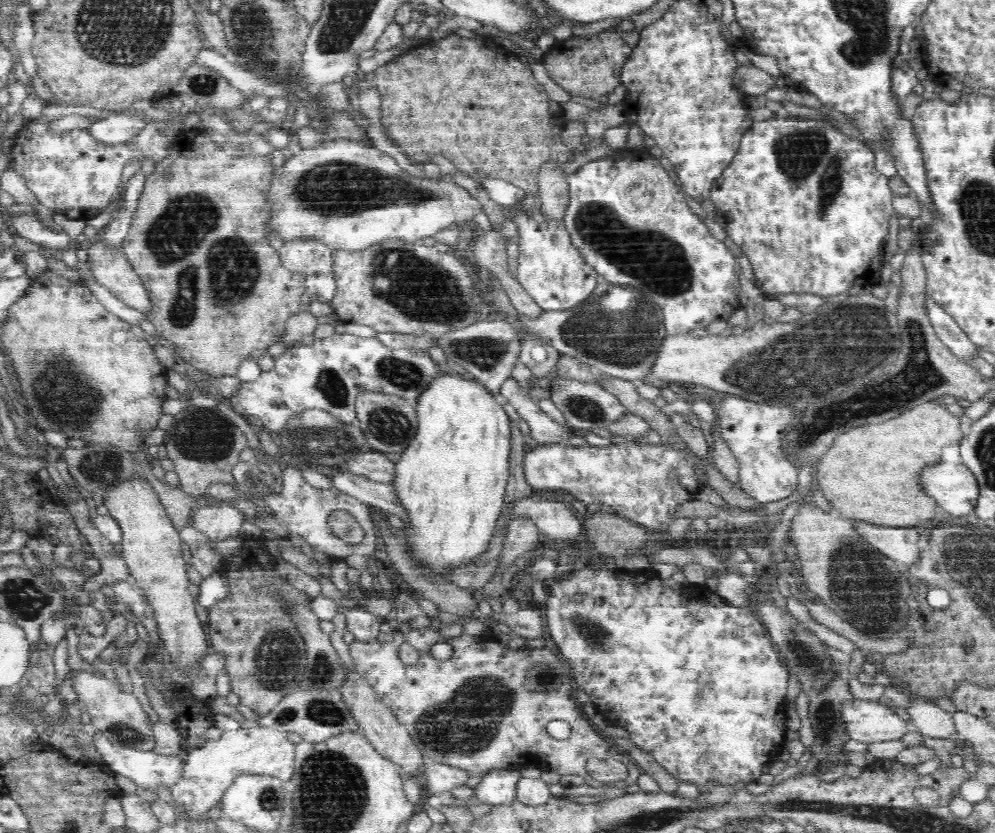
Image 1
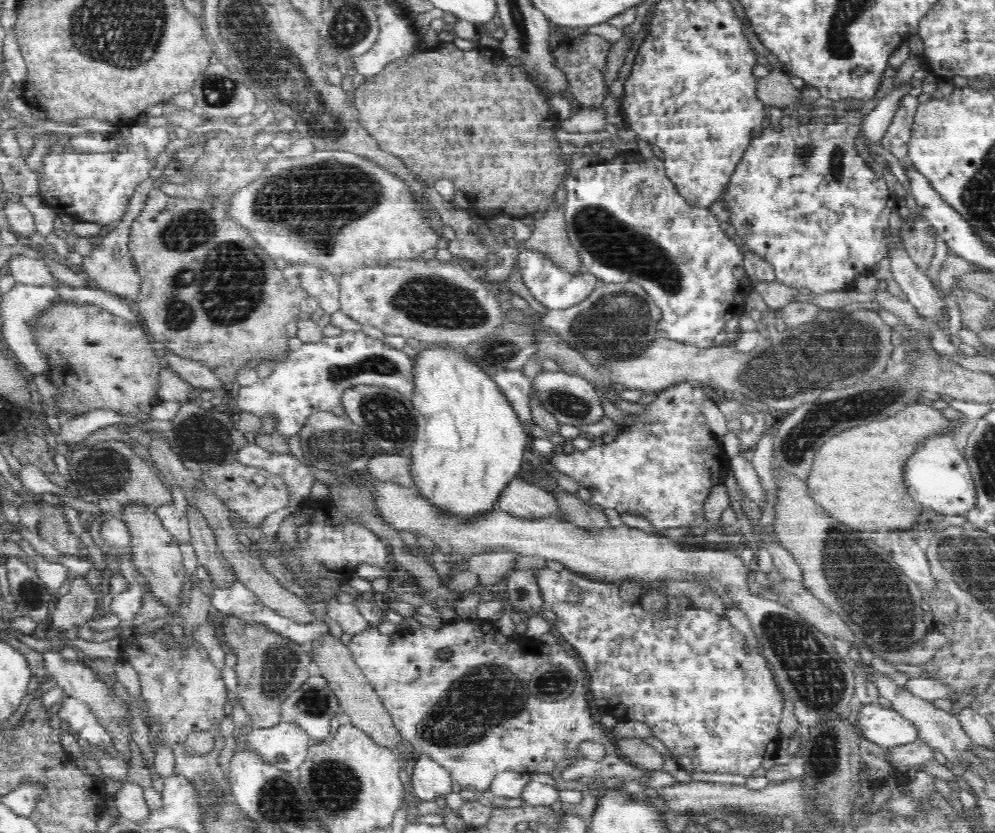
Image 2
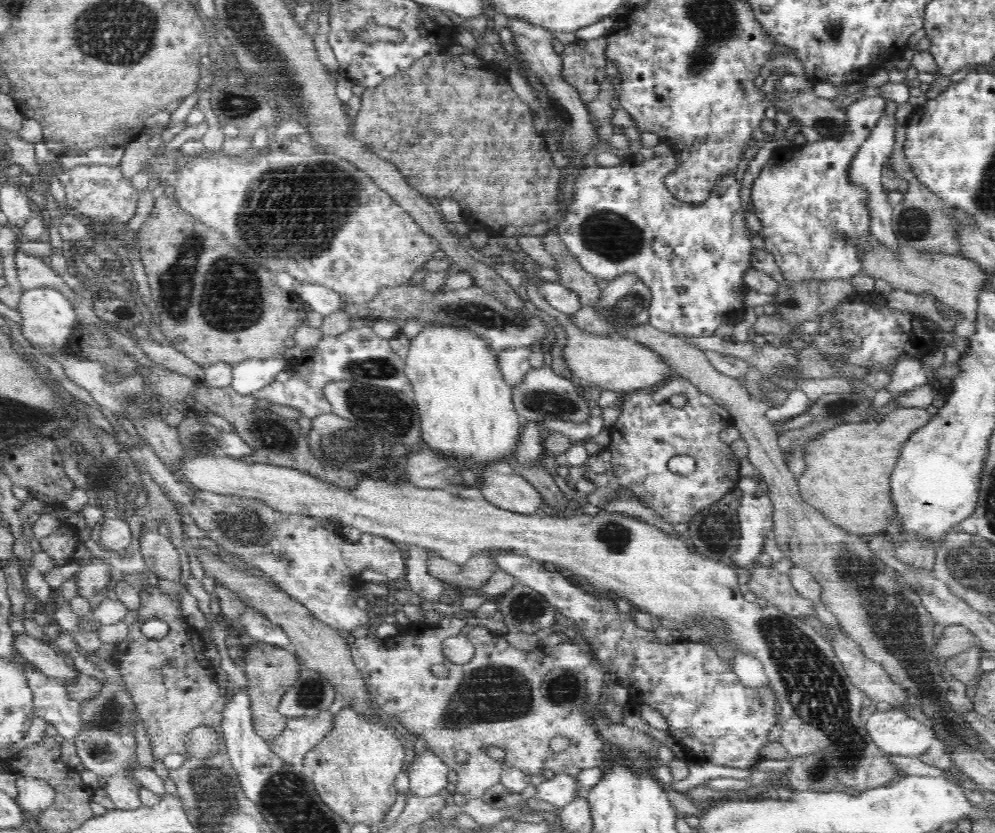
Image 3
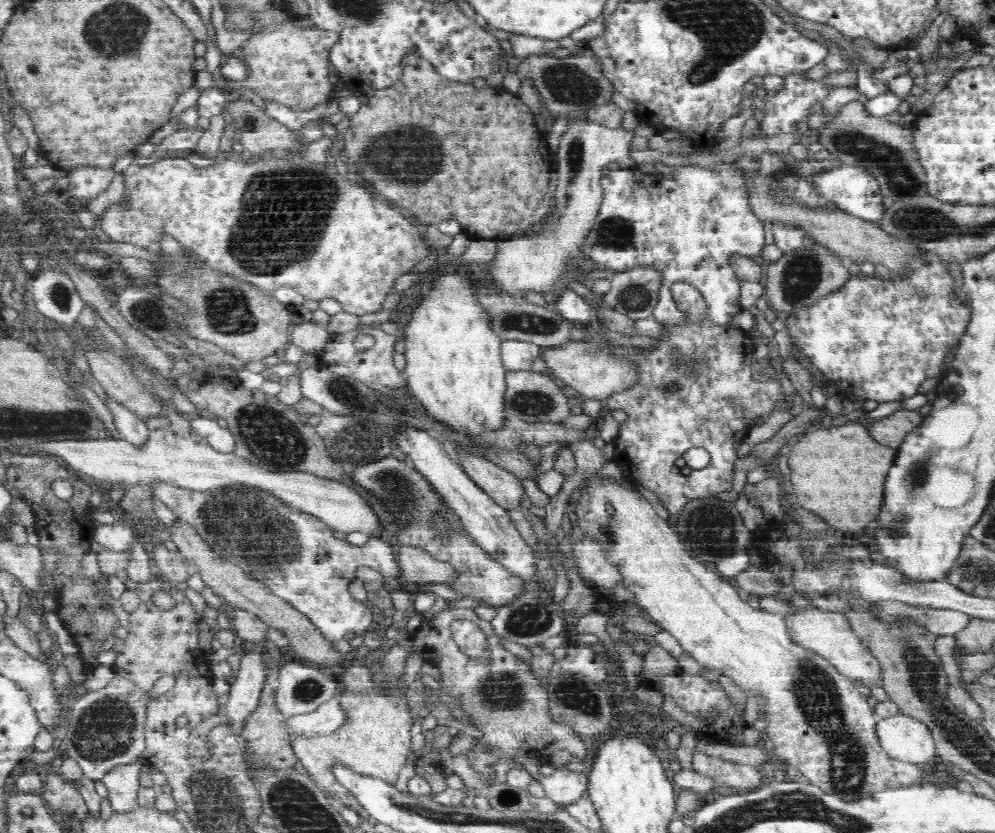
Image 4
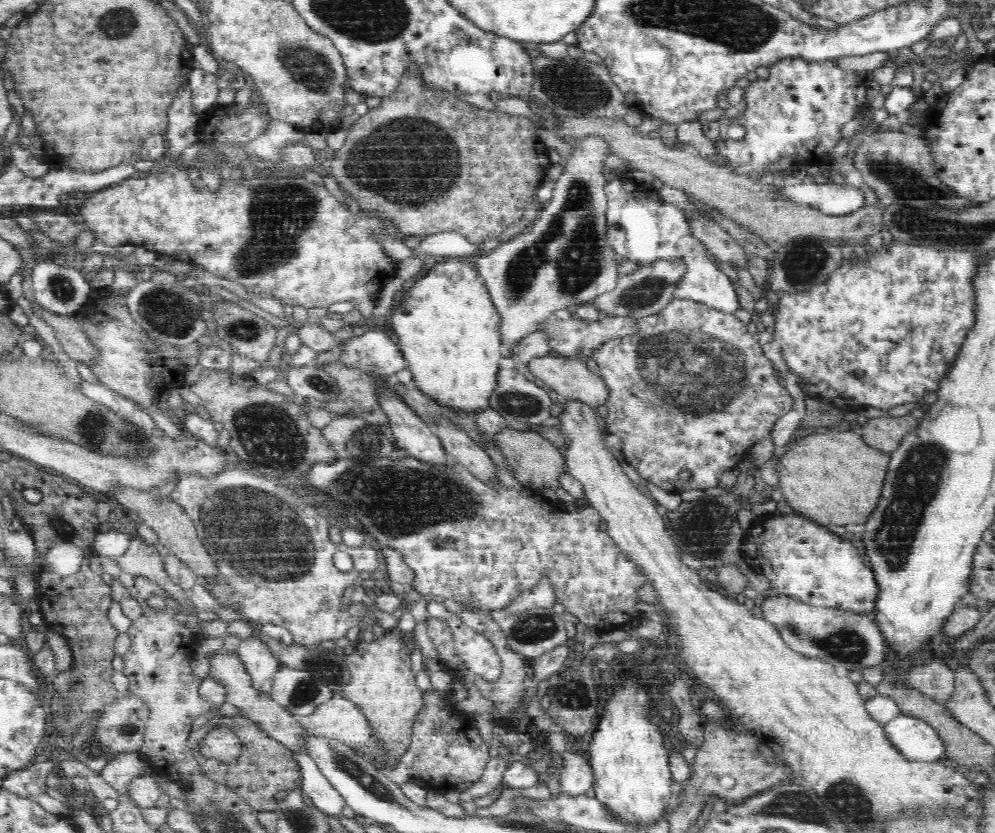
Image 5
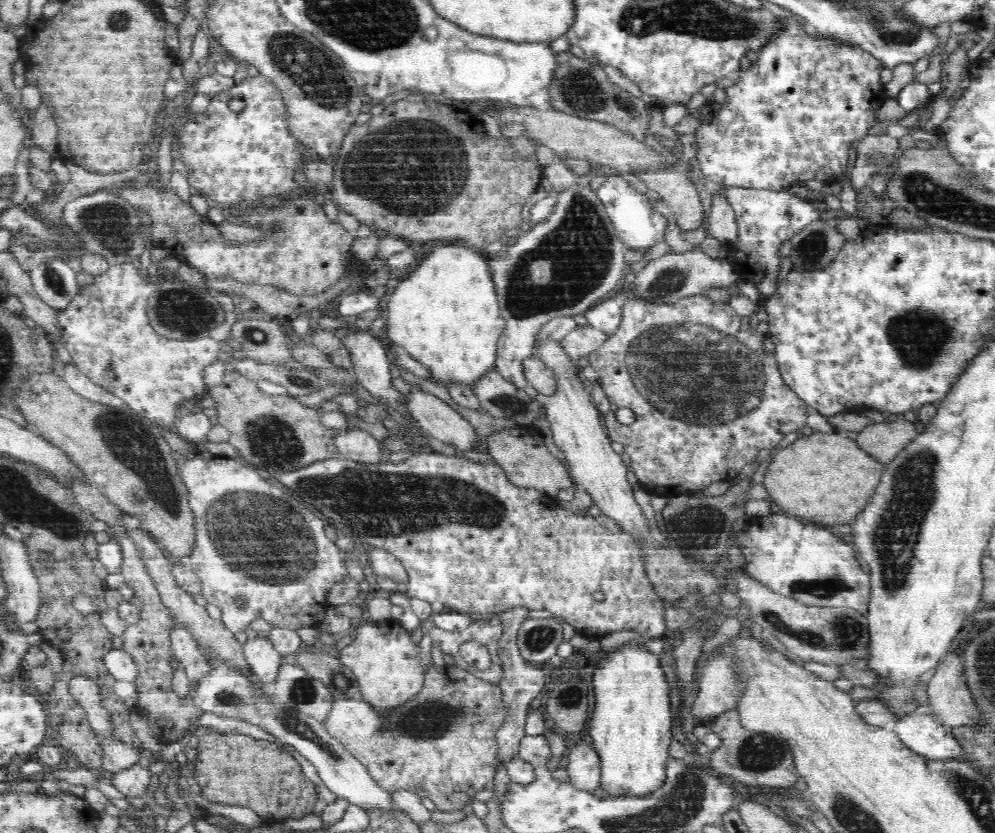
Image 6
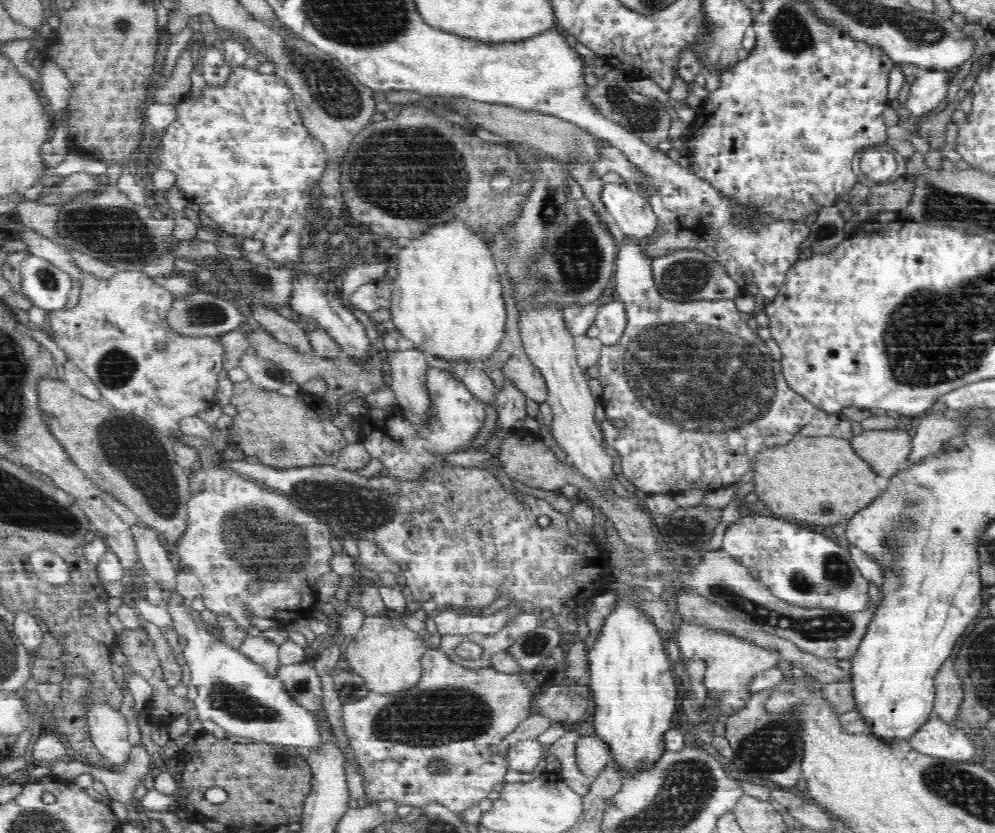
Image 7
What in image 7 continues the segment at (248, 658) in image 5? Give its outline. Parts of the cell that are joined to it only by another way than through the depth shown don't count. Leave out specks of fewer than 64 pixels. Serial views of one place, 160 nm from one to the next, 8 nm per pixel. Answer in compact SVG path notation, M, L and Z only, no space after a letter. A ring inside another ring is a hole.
M247 635L240 644L239 651L271 675L275 674L280 666L279 646L261 635Z

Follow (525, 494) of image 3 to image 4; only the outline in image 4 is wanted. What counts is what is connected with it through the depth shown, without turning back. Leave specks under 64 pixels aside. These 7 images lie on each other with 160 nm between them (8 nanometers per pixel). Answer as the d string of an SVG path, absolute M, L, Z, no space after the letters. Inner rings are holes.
M458 450L457 463L466 471L466 474L486 493L493 501L496 501L498 505L504 507L510 511L520 507L520 500L522 496L525 496L524 487L519 481L518 477L511 472L505 470L501 466L494 464L486 460L485 458L479 458L473 456L470 452L464 450Z

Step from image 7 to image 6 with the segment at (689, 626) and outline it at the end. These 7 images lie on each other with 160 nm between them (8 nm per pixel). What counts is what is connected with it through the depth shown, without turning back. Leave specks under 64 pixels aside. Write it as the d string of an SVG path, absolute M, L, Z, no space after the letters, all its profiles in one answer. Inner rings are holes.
M709 657L701 668L699 692L691 714L702 725L711 725L724 712L736 709L740 694L746 685L735 676L733 662L729 658Z

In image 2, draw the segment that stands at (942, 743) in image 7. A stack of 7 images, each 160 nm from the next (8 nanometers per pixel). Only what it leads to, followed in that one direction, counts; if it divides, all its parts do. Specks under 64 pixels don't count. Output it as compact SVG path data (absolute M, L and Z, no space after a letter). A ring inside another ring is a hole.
M878 702L860 705L856 708L857 724L863 736L884 748L904 746L918 740L918 732L892 707L883 708Z

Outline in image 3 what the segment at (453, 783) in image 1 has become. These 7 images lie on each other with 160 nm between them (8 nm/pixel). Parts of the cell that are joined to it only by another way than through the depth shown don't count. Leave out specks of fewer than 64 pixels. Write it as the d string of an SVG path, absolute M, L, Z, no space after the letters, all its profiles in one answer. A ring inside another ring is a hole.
M417 738L415 759L409 768L409 786L413 795L423 798L445 793L450 768L434 752L427 751L426 739Z

